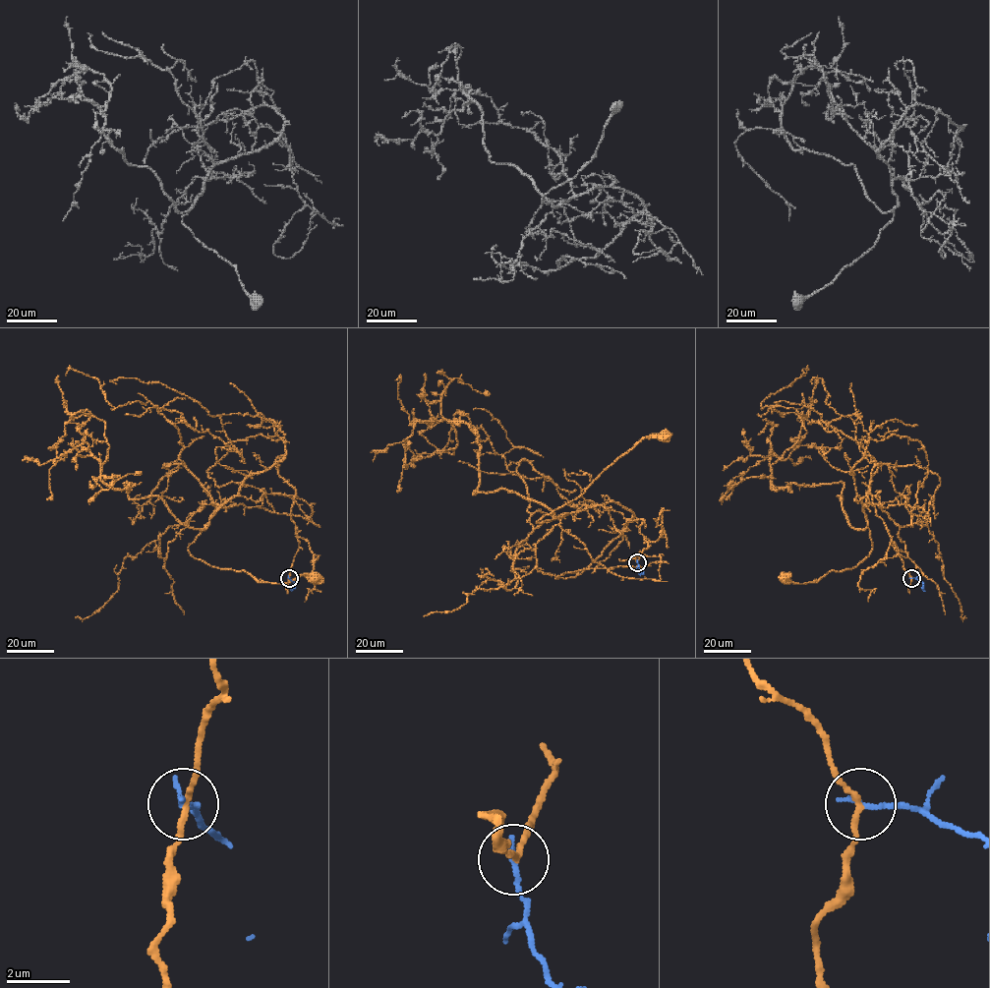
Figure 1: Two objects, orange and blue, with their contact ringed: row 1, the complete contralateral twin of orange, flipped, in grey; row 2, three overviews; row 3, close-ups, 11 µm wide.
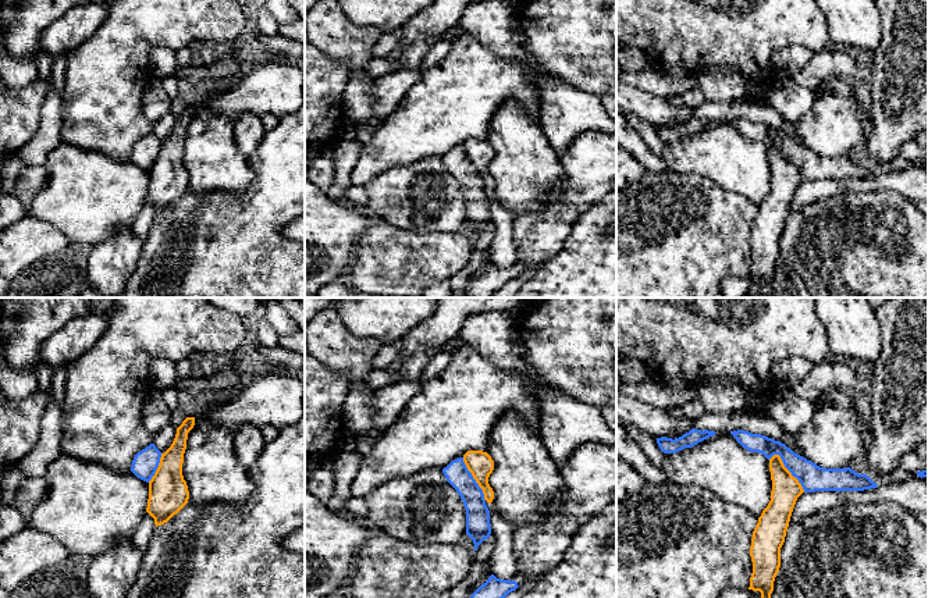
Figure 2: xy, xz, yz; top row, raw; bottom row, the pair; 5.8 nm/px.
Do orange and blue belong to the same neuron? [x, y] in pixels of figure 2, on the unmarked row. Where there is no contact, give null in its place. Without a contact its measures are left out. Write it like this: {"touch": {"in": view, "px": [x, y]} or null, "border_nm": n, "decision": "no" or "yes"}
{"touch": {"in": "yz", "px": [789, 160]}, "border_nm": 280, "decision": "no"}

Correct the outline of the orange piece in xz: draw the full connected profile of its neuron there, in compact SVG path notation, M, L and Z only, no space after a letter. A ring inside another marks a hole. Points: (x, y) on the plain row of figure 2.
M467 139L463 143L463 150L479 175L483 178L484 188L491 192L494 188L494 179L488 172L488 165L494 159L494 149L487 140Z

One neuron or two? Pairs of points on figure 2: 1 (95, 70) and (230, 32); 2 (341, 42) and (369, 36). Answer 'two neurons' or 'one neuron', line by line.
1: one neuron
2: one neuron

